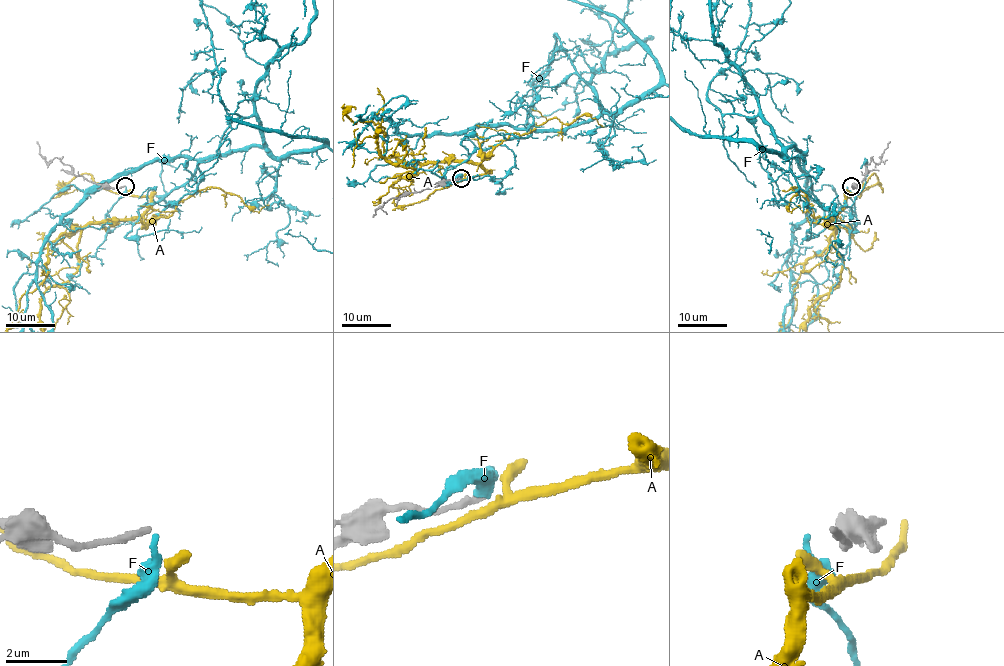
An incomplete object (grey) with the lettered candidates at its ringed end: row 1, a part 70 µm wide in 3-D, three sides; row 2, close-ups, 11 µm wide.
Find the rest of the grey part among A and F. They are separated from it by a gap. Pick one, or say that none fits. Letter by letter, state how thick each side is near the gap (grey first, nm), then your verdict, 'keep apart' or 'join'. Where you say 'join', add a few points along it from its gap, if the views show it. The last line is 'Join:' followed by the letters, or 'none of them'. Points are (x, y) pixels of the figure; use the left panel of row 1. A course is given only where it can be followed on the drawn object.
A: 200 nm thick on the grey side, 440 nm on the other; keep apart
F: 200 nm thick on the grey side, 220 nm on the other; join
Join: F

